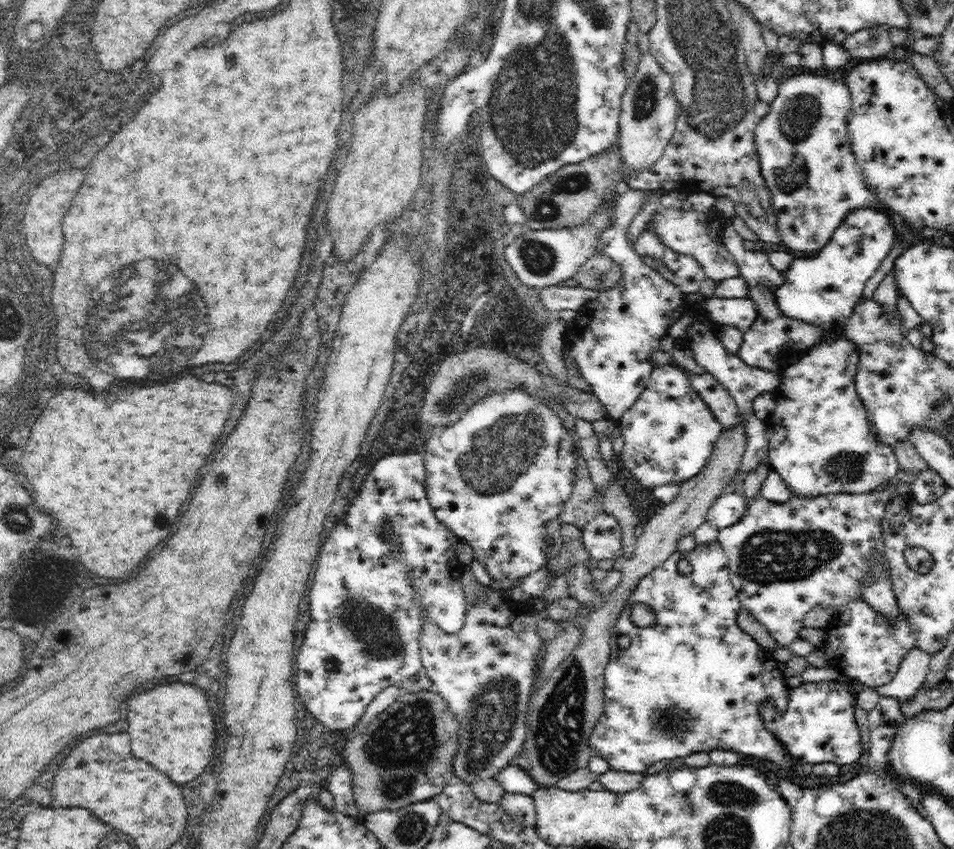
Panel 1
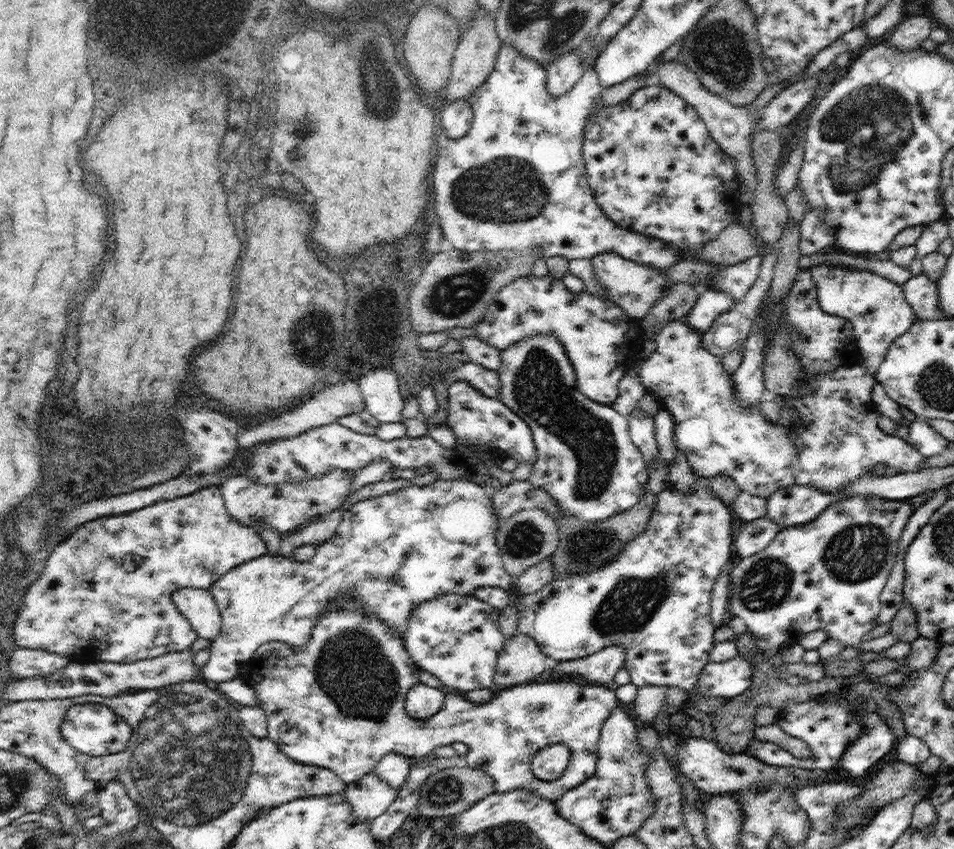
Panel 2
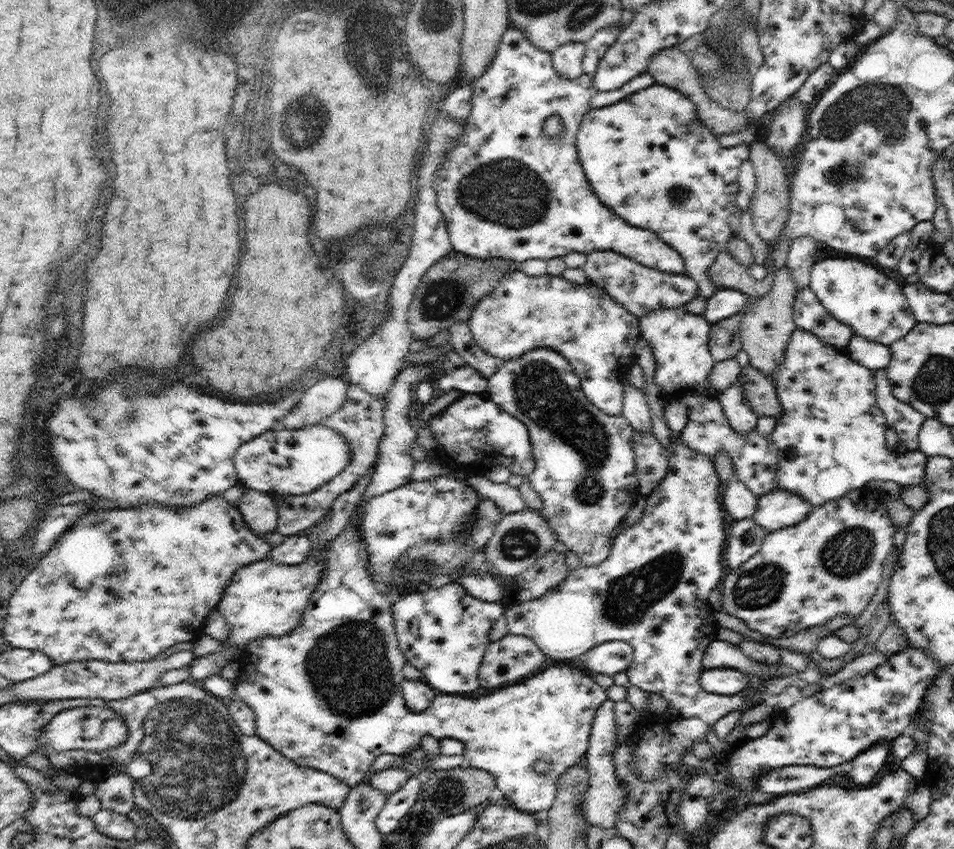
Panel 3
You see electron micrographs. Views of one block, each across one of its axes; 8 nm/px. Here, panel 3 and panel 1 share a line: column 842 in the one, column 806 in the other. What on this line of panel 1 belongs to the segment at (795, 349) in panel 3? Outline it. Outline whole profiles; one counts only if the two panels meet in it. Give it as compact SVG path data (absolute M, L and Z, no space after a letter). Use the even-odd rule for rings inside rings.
M828 330L824 340L810 348L802 360L784 370L778 390L772 392L776 396L776 410L774 416L768 418L768 426L772 424L774 430L774 434L768 436L768 464L780 478L784 478L794 496L818 498L826 494L868 494L902 470L894 448L880 442L872 430L866 406L856 390L858 364L860 354L856 344L844 338L838 330Z

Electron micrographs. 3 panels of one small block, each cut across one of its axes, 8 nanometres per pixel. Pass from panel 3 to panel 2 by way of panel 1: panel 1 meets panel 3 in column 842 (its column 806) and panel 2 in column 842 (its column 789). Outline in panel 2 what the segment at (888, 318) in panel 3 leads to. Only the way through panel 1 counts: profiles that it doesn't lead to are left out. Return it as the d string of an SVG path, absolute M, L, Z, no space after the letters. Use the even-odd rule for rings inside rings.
M827 264L811 266L809 270L815 282L817 302L821 310L831 316L841 316L853 324L855 346L861 358L859 366L865 366L865 370L875 376L881 362L885 360L887 348L901 334L905 334L913 326L913 322L919 320L913 308L907 304L903 288L897 282L891 282L869 270L847 270Z

